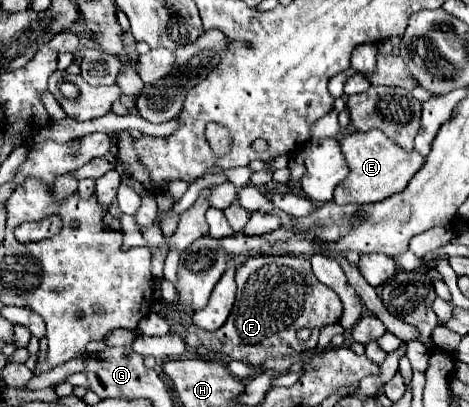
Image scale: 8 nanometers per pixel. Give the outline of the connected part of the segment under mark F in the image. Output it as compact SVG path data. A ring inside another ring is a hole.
M260 256L244 262L236 272L236 304L222 328L216 332L204 332L190 326L184 342L192 348L206 346L222 352L232 360L248 360L252 366L260 366L270 356L290 356L304 352L318 344L320 330L336 324L342 316L342 302L334 290L316 280L310 262L302 256ZM308 328L312 332L308 342L300 342L296 332Z

